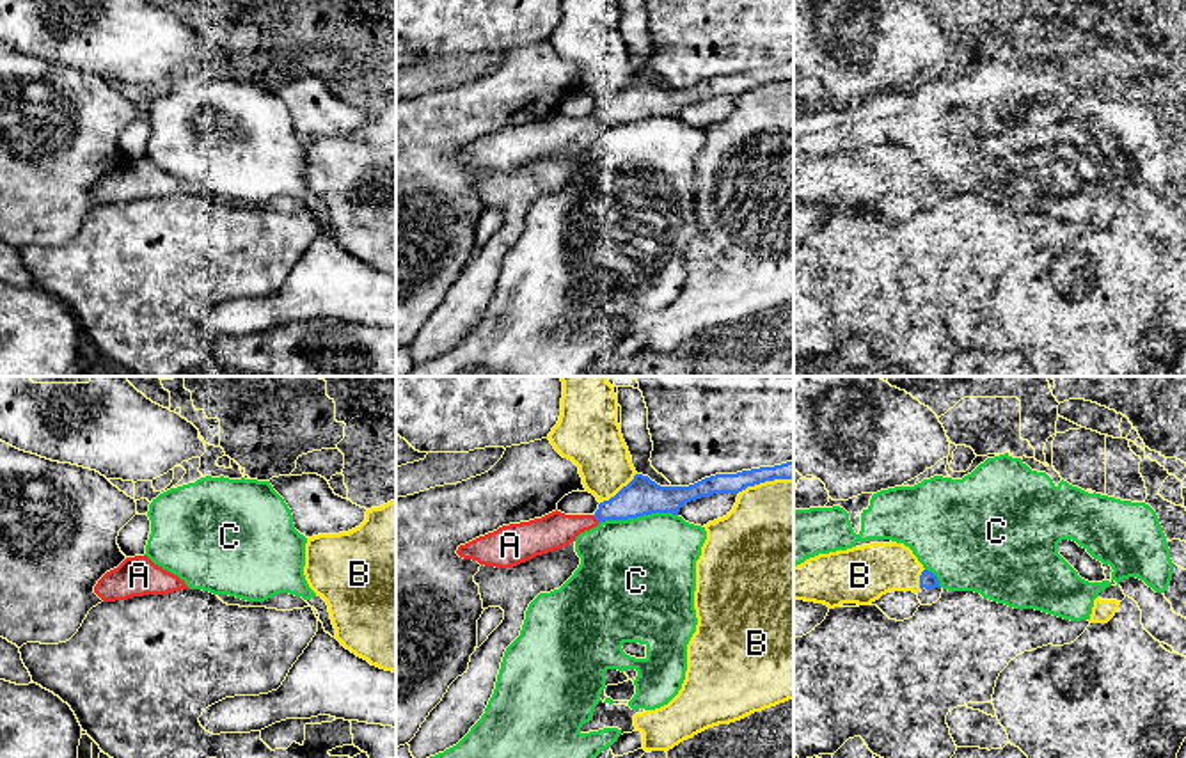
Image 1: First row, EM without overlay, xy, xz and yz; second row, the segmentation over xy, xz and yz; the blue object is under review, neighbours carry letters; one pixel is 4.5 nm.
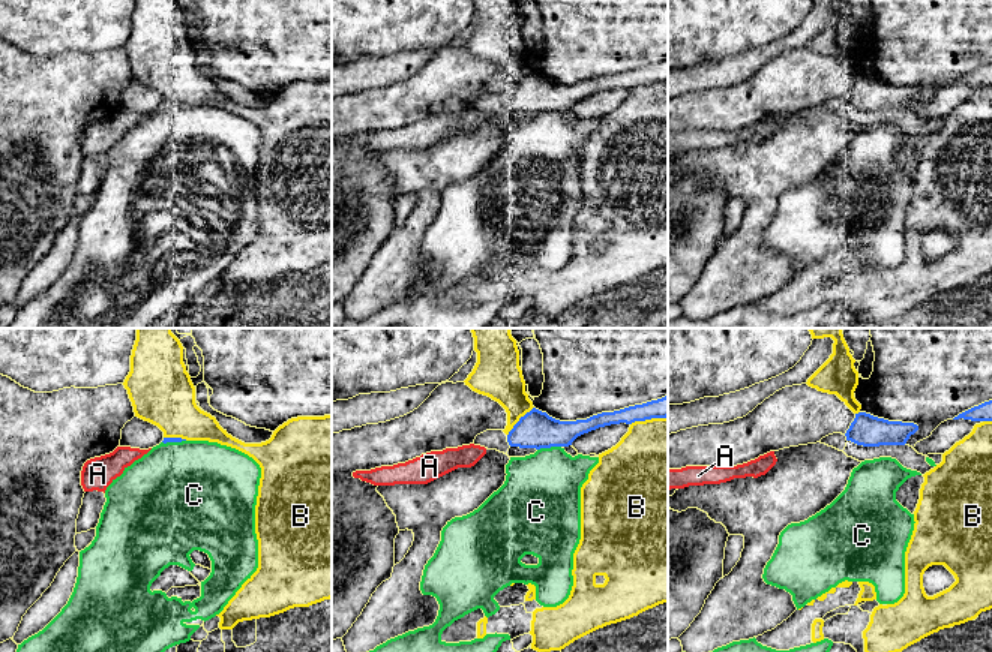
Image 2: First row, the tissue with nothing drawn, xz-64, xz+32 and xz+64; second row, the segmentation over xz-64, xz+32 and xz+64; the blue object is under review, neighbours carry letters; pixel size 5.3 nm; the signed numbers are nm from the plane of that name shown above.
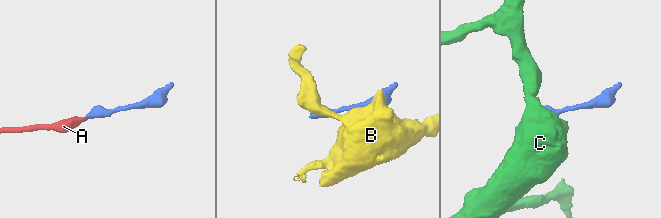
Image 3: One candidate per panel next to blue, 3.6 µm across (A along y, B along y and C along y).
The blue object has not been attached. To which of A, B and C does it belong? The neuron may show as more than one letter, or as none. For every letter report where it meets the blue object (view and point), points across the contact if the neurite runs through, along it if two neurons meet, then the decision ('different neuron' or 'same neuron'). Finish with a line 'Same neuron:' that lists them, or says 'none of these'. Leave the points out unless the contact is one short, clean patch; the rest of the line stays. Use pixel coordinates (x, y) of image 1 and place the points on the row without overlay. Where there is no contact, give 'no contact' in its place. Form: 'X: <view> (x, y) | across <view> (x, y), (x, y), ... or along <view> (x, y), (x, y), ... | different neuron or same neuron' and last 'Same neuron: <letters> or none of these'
A: xz (595, 119) | same neuron
B: xz (764, 84) | different neuron
C: xz (638, 118) | different neuron
Same neuron: A

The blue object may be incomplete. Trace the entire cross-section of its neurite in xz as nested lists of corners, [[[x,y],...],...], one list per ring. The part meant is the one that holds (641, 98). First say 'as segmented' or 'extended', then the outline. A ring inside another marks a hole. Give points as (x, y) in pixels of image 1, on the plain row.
extended; [[[794,62],[737,76],[716,76],[689,89],[660,89],[648,78],[636,76],[614,99],[600,105],[593,117],[565,117],[556,112],[542,121],[502,128],[460,147],[456,156],[485,169],[513,170],[536,158],[568,149],[581,135],[600,124],[652,115],[678,117],[680,110],[691,103],[714,96],[739,96],[747,89],[774,82],[794,82]]]

